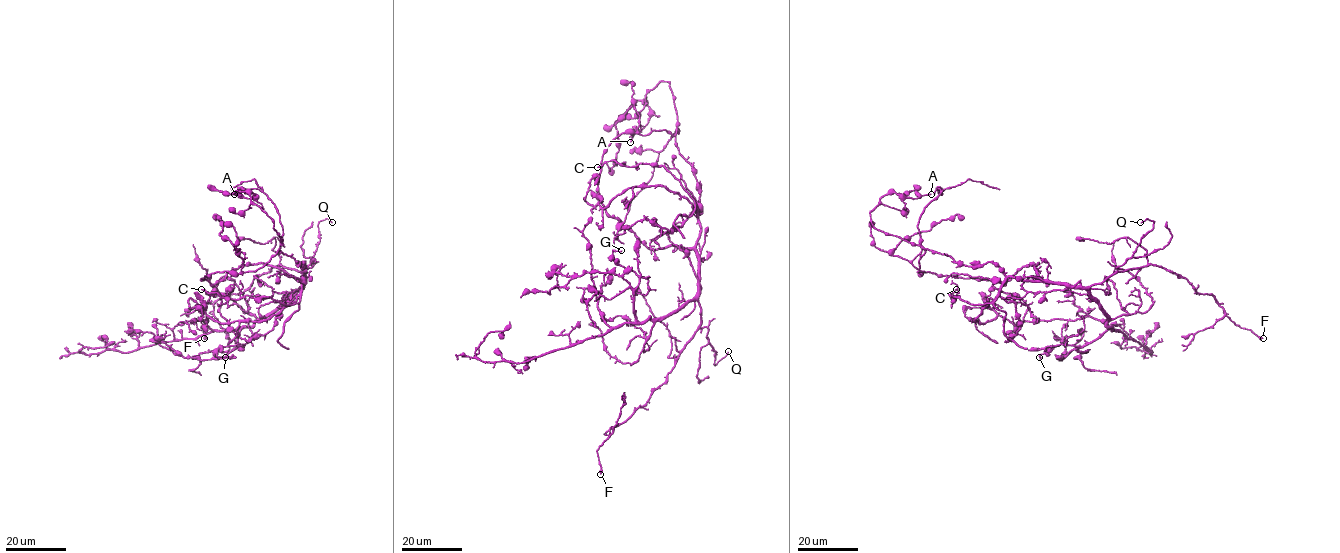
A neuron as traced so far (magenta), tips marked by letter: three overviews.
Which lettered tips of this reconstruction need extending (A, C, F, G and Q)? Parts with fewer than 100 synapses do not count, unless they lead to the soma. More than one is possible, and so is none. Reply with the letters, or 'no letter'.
no letter

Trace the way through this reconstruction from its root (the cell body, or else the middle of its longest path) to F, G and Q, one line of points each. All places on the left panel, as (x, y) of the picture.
F: (302, 285), (301, 271), (273, 266), (242, 293), (216, 301), (213, 314), (201, 327), (204, 338)
G: (302, 285), (275, 309), (240, 330), (237, 345), (243, 345), (222, 346), (216, 355), (225, 357)
Q: (302, 285), (305, 283), (305, 269), (311, 266), (311, 259), (320, 241), (318, 223), (326, 218), (332, 222)

